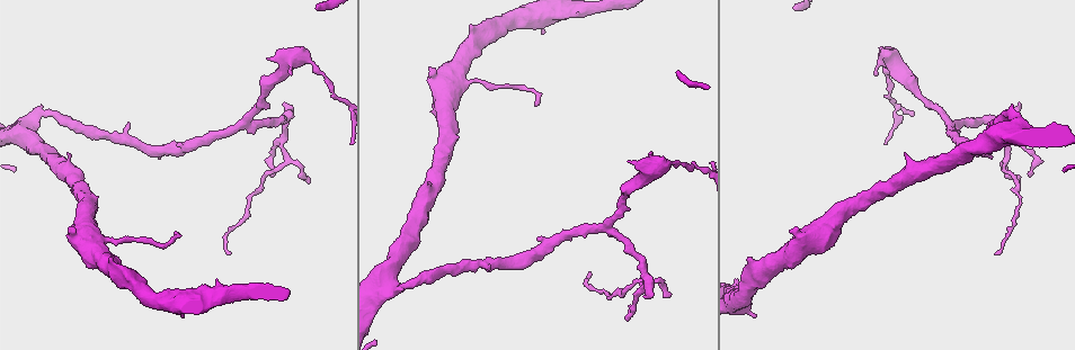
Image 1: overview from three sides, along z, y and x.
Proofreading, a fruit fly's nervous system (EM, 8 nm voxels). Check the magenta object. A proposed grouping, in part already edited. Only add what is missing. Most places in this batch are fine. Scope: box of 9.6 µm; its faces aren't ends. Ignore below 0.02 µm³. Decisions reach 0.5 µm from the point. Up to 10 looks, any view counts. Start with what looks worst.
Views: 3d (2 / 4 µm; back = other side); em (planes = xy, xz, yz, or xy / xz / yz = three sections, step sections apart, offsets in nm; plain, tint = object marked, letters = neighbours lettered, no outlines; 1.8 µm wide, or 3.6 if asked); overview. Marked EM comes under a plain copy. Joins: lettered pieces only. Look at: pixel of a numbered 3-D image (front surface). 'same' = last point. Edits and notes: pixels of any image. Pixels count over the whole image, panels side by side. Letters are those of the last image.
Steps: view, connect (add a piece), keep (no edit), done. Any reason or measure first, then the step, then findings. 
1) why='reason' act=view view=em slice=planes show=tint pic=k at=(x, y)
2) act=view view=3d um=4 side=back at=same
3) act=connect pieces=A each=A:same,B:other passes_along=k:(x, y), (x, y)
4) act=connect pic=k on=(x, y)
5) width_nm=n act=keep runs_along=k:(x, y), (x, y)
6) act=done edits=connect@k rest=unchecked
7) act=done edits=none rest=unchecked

why='thin end' act=view view=em slice=yz step=4 show=tint pic=1 at=(272, 174)

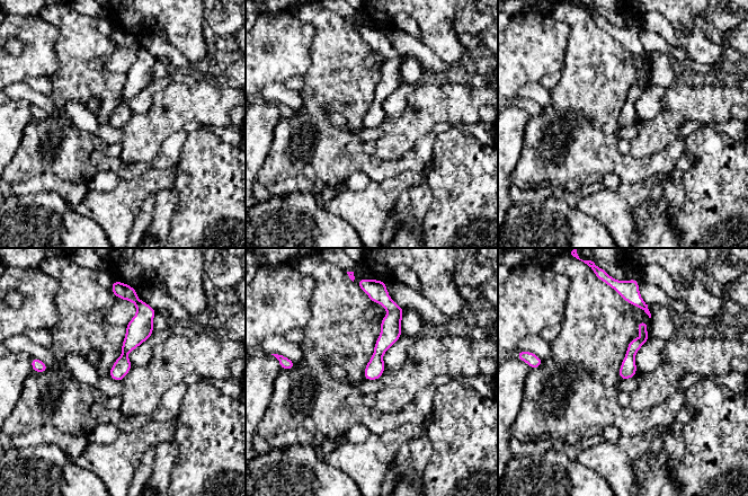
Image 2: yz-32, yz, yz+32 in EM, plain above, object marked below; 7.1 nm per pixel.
why='cut it another way' act=view view=em slice=planes show=letters at=same

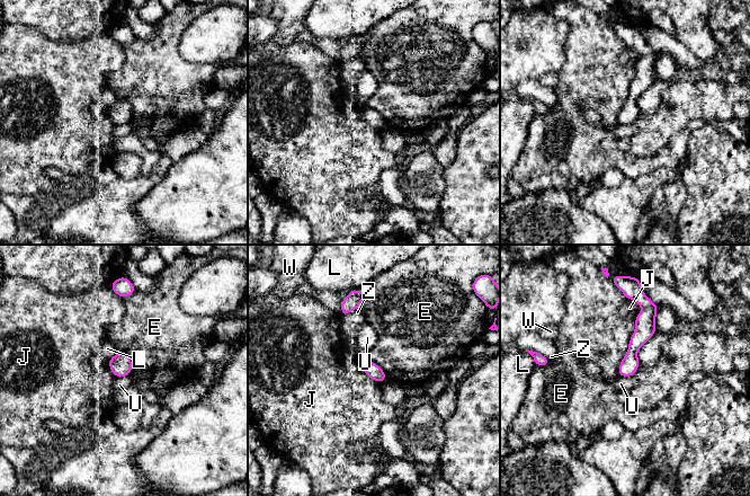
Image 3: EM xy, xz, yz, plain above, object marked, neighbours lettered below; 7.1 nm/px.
width_nm=110 act=keep each=E:other,J:other,L:other,U:other,W:other,Z:other found='none of them fits'

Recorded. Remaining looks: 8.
why='branch stops here' act=view view=3d um=2 pic=1 at=(283, 102)

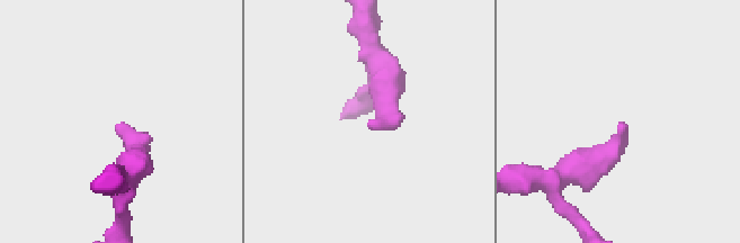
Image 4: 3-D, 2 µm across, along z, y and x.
why='shape alone is not enough' act=view view=em slice=yz step=8 show=letters pic=4 at=(373, 128)

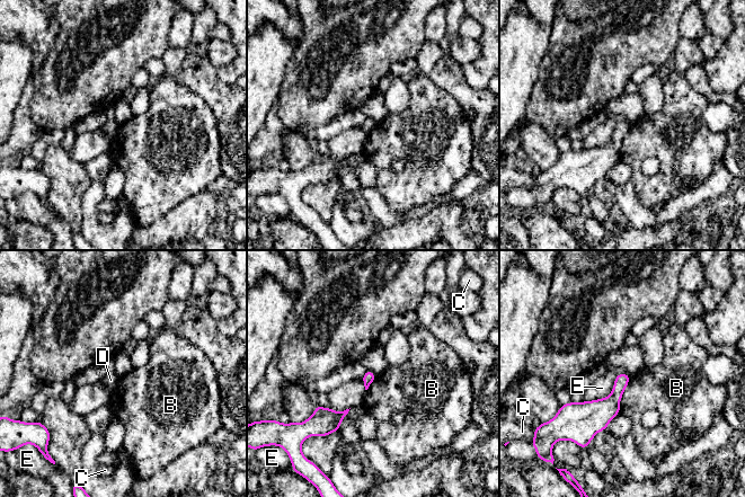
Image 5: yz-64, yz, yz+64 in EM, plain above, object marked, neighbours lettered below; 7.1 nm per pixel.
why='another direction' act=view view=em slice=planes show=letters at=same

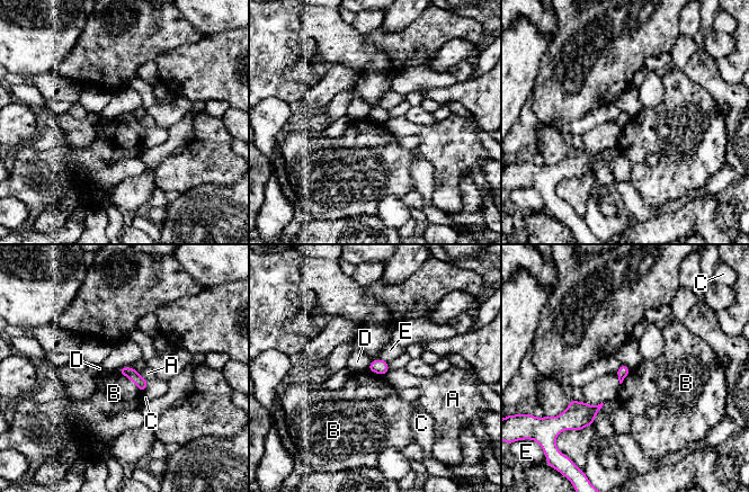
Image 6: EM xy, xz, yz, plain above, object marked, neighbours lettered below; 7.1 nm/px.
act=keep each=A:other,B:other,C:other,D:other,E:other border=6:(117, 370), (126, 376), (142, 393) found='no lettered piece goes on from it'

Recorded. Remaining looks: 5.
why='long arm stops here' act=view view=3d um=2 pic=1 at=(176, 235)

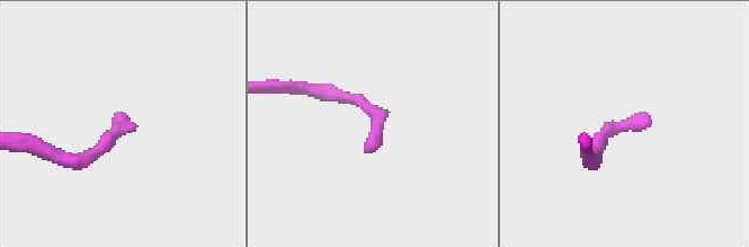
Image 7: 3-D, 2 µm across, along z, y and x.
act=view view=em slice=planes show=letters pic=7 at=(648, 123)

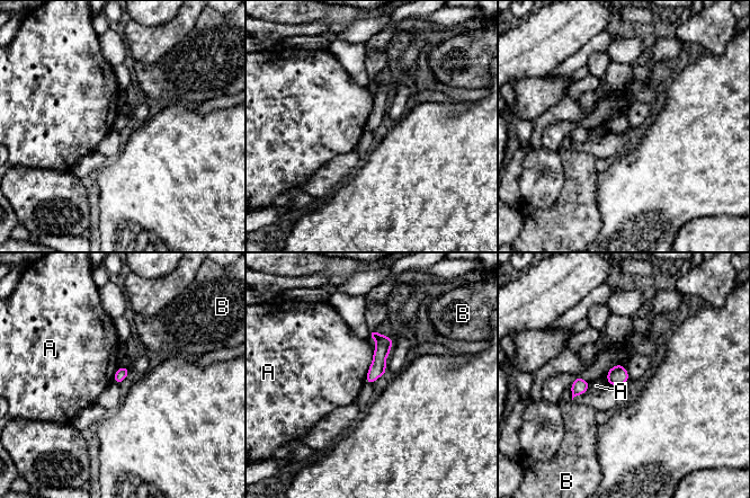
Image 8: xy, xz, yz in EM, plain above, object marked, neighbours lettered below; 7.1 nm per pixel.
act=keep each=A:other,B:other runs_along=8:(374, 334), (380, 356), (368, 380) found='no lettered piece goes on from it'

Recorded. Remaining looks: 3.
why='sudden change in width' act=view view=em um=3.6 slice=yz step=8 show=tint pic=1 at=(29, 122)

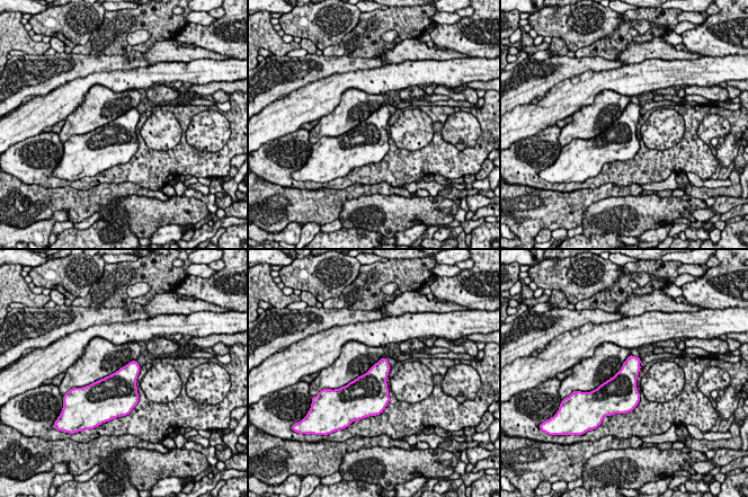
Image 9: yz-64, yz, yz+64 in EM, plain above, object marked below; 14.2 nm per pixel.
act=view view=em um=3.6 slice=yz step=8 show=letters at=same

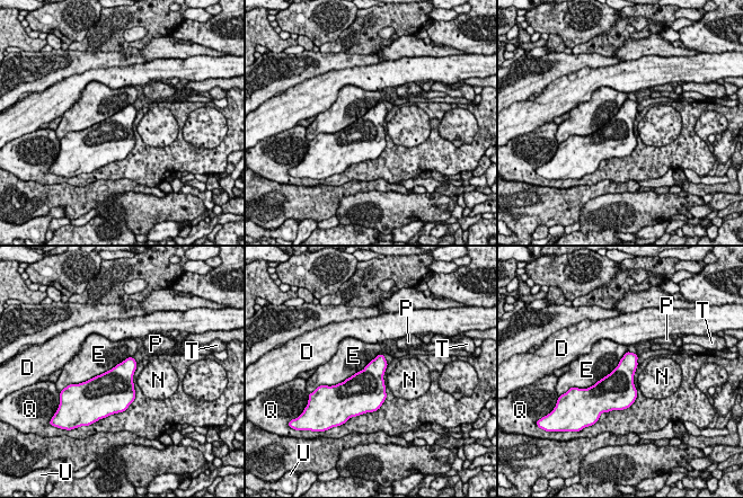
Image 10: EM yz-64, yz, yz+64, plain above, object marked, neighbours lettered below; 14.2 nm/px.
longest_contact=E:850nm act=keep each=D:other,E:other,N:other,P:other,Q:other,T:other,U:other border=10:(132, 356), (81, 383) found='no lettered piece goes on from it'

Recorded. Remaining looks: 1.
act=done edits=none rest=unchecked

